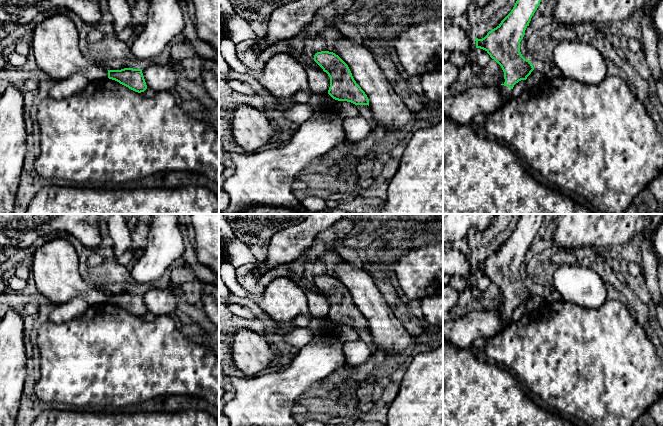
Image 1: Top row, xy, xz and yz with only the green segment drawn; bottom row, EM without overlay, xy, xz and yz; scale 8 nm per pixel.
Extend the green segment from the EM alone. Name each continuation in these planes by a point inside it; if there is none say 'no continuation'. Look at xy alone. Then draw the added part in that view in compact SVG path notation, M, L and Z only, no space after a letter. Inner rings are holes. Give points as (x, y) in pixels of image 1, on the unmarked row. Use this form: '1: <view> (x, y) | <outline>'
no continuation

